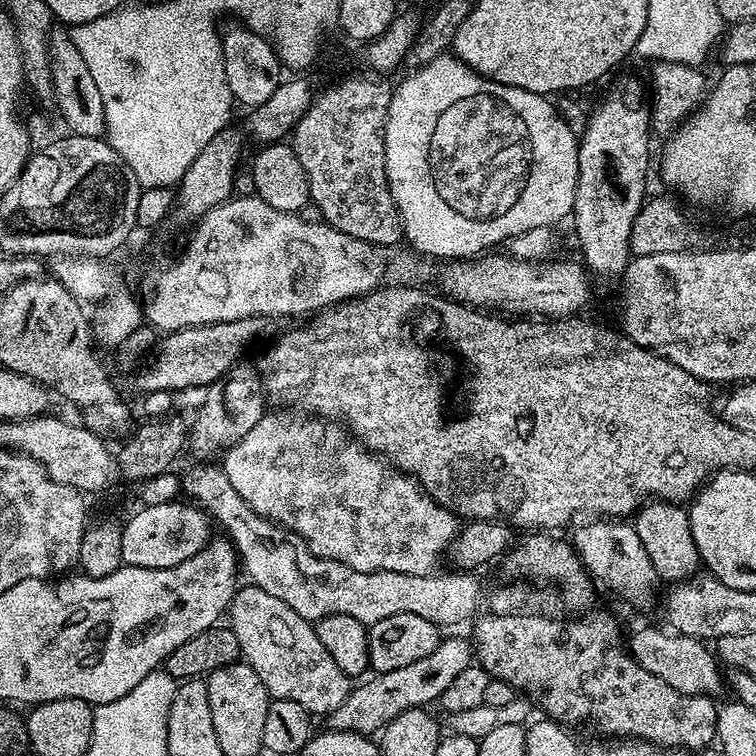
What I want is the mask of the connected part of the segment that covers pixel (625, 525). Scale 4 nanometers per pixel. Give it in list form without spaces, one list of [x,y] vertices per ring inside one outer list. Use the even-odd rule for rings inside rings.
[[[592,518],[577,523],[575,528],[576,533],[570,536],[570,543],[580,555],[580,563],[591,579],[593,576],[601,580],[610,591],[636,608],[646,607],[655,598],[658,577],[654,562],[650,562],[650,554],[646,554],[646,546],[642,546],[642,538],[638,538],[631,523],[620,518]]]

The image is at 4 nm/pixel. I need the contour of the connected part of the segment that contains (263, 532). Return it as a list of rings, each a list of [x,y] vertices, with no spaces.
[[[196,463],[200,464],[182,472],[183,491],[192,495],[191,499],[228,531],[225,532],[227,539],[232,541],[243,575],[245,572],[251,583],[282,599],[302,618],[315,622],[330,614],[350,614],[350,618],[358,618],[358,622],[371,626],[394,614],[418,614],[418,618],[426,618],[426,622],[445,626],[471,621],[481,611],[480,599],[484,592],[476,577],[479,575],[468,570],[451,570],[445,576],[363,572],[337,560],[316,556],[302,537],[250,510],[250,506],[238,498],[238,490],[230,486],[230,478],[226,478],[219,463]]]

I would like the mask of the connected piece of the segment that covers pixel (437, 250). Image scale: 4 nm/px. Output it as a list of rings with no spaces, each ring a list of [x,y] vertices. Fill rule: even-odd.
[[[443,54],[426,66],[407,73],[408,77],[393,87],[390,110],[386,114],[384,127],[384,149],[386,150],[386,178],[396,203],[400,221],[404,227],[404,240],[412,243],[421,257],[437,256],[440,262],[459,262],[487,253],[495,244],[511,241],[513,236],[535,228],[552,228],[559,220],[567,221],[572,215],[574,194],[578,186],[578,150],[580,141],[570,132],[570,126],[559,114],[549,97],[539,96],[530,90],[506,86],[497,80],[478,74],[466,66],[454,54]]]

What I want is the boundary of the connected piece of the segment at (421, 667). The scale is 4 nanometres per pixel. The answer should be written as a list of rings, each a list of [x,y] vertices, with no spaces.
[[[445,635],[439,646],[431,654],[426,654],[426,658],[418,658],[418,662],[410,662],[410,666],[401,666],[399,670],[375,673],[371,677],[373,680],[360,682],[365,684],[357,683],[345,701],[326,716],[327,727],[333,732],[357,732],[363,736],[379,733],[406,710],[435,705],[442,690],[446,690],[456,675],[462,674],[462,670],[473,663],[471,639]]]

